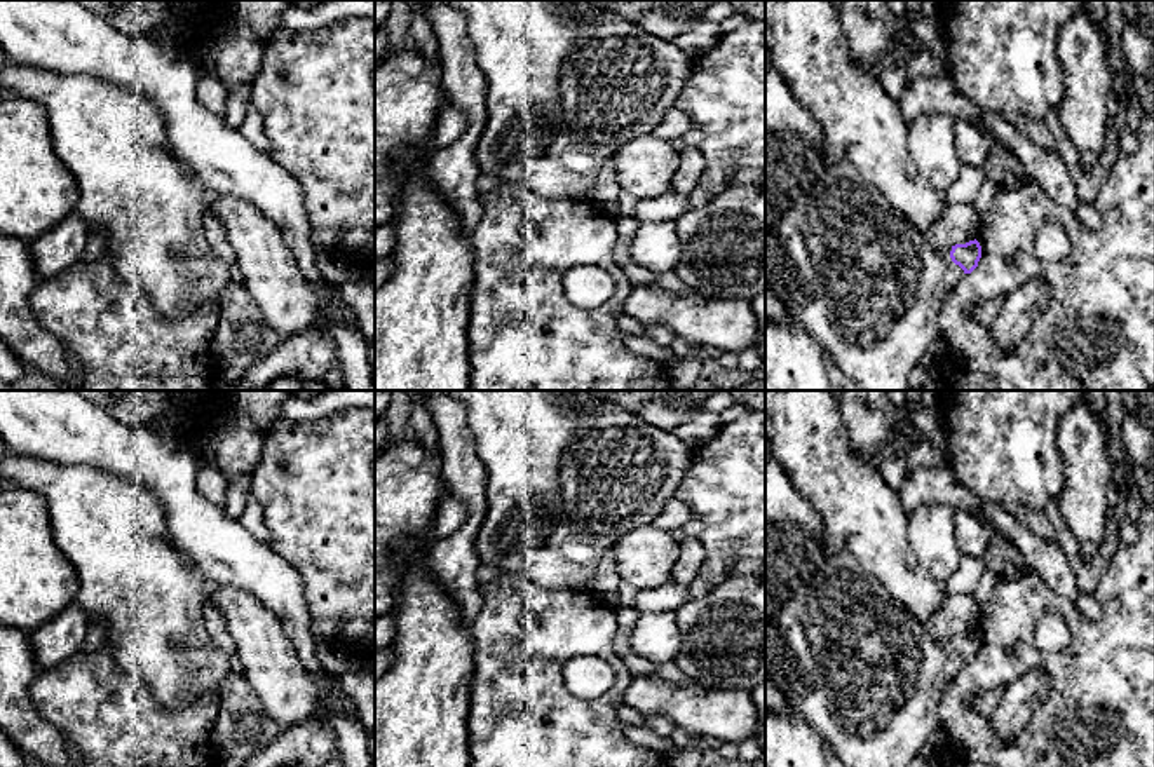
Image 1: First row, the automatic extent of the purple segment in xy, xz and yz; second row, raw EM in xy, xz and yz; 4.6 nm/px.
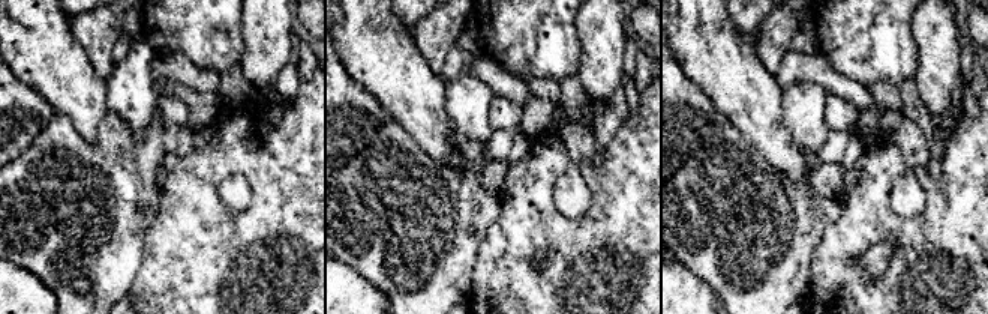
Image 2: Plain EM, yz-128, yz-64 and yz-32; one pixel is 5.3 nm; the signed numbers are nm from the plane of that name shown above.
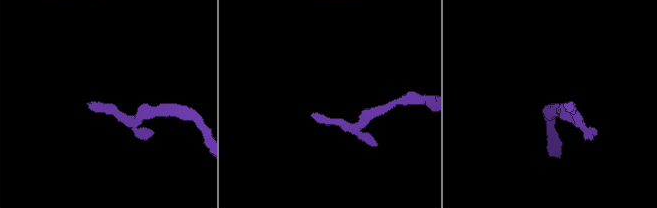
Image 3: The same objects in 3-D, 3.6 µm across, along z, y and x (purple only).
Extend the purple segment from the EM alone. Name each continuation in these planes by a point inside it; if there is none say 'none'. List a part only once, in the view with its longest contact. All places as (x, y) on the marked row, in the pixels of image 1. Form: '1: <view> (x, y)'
1: yz (868, 286)

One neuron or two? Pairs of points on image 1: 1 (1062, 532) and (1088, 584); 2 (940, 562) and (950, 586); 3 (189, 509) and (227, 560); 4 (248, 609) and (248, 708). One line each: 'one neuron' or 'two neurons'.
1: one neuron
2: two neurons
3: one neuron
4: two neurons

